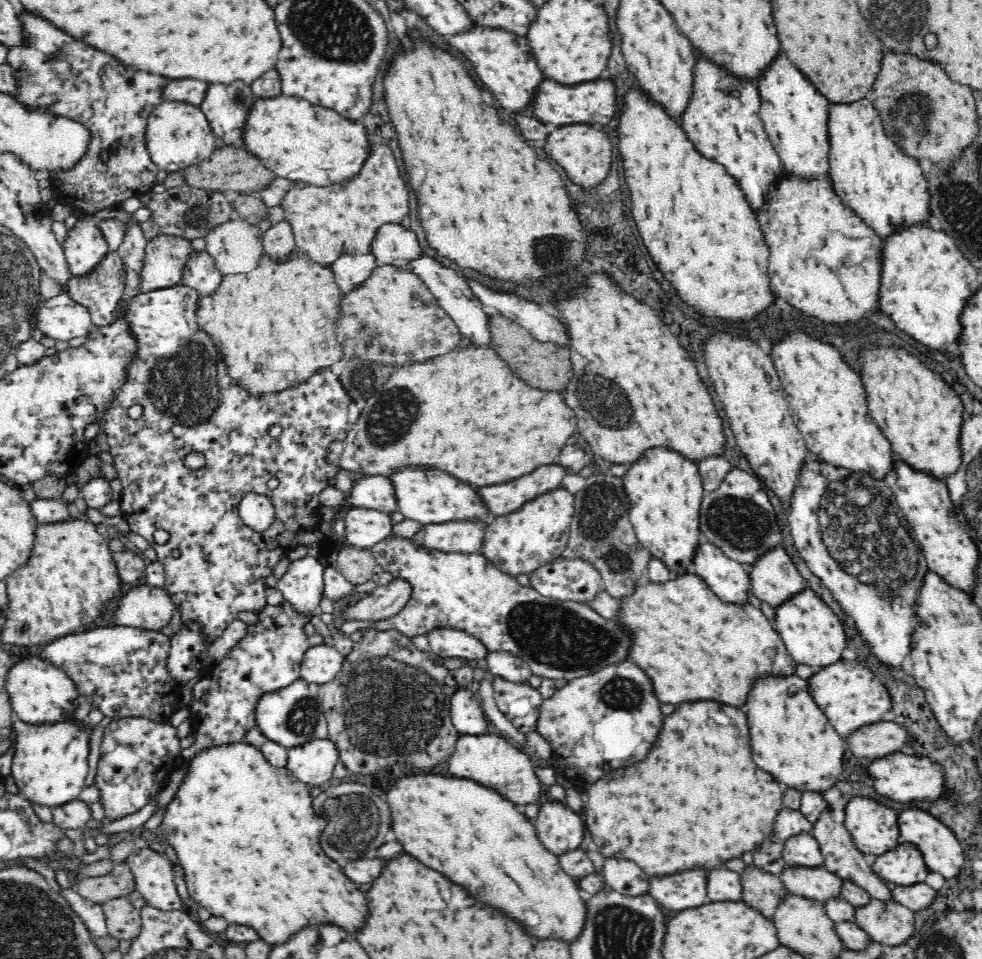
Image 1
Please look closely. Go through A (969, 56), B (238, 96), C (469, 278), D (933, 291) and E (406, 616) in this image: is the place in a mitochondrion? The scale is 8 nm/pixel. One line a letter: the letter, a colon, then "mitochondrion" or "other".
A: other
B: mitochondrion
C: other
D: other
E: other

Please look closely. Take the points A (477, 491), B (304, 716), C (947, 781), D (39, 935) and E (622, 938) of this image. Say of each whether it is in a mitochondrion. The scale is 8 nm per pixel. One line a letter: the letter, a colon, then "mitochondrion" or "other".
A: other
B: mitochondrion
C: other
D: mitochondrion
E: mitochondrion

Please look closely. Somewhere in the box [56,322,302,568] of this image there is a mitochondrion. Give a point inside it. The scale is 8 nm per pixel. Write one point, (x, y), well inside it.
(184, 392)

